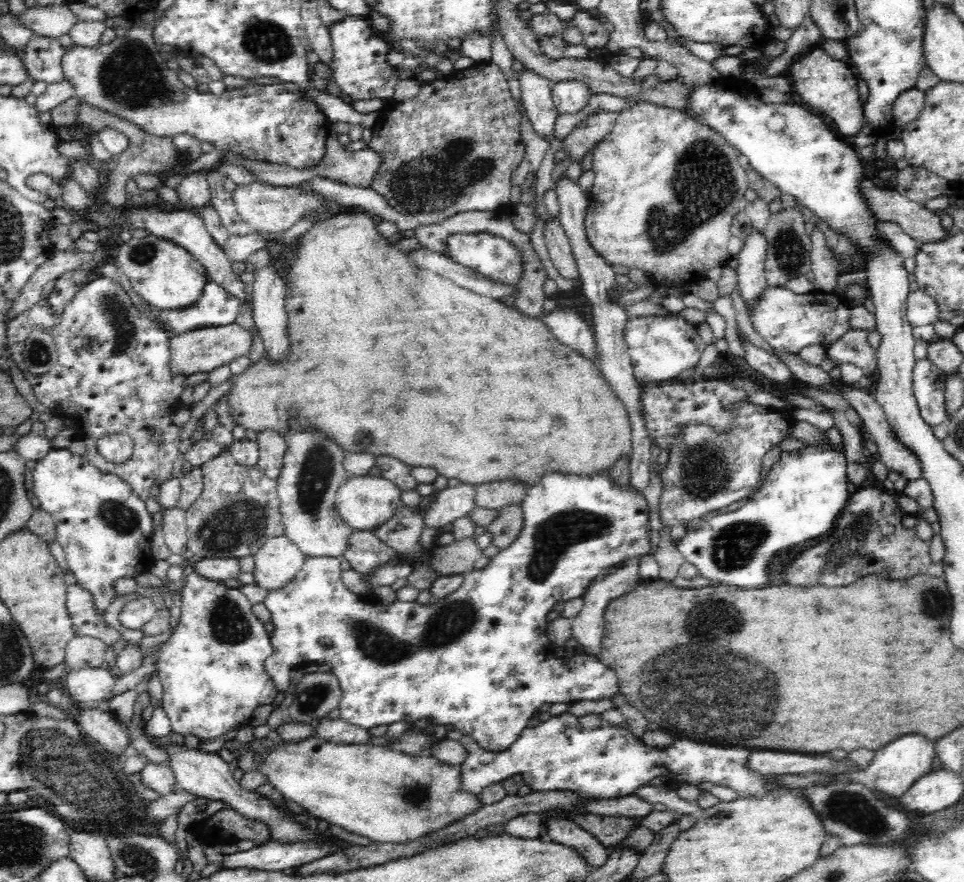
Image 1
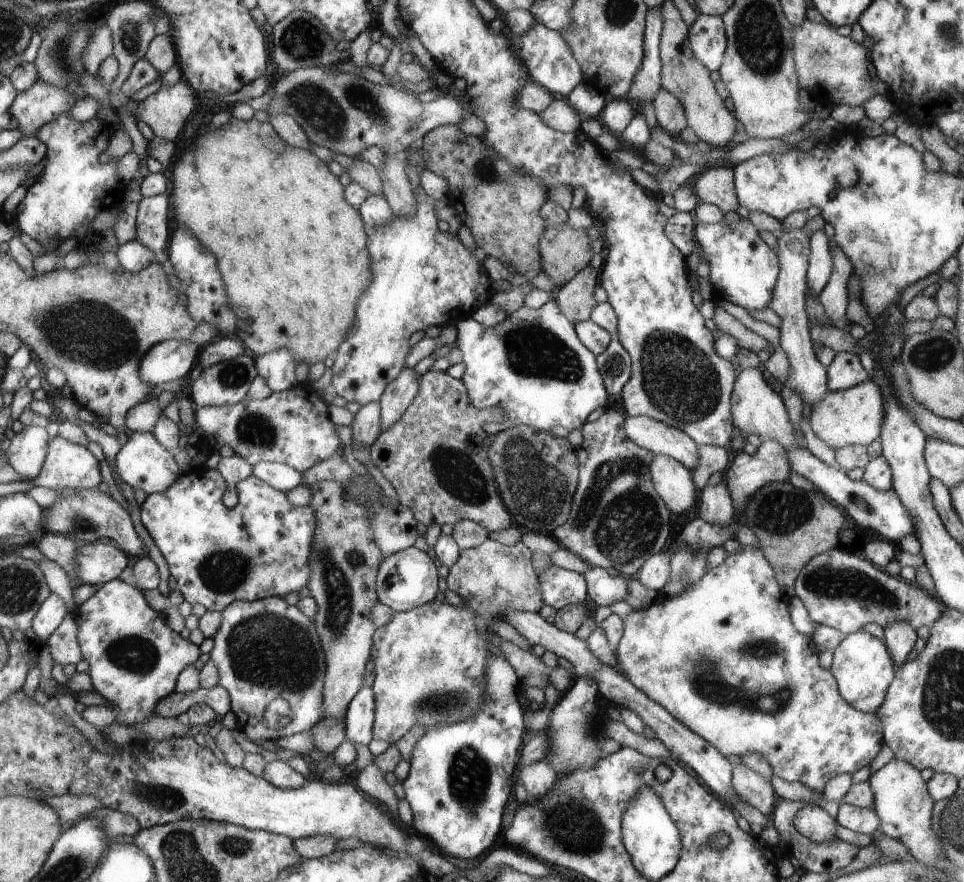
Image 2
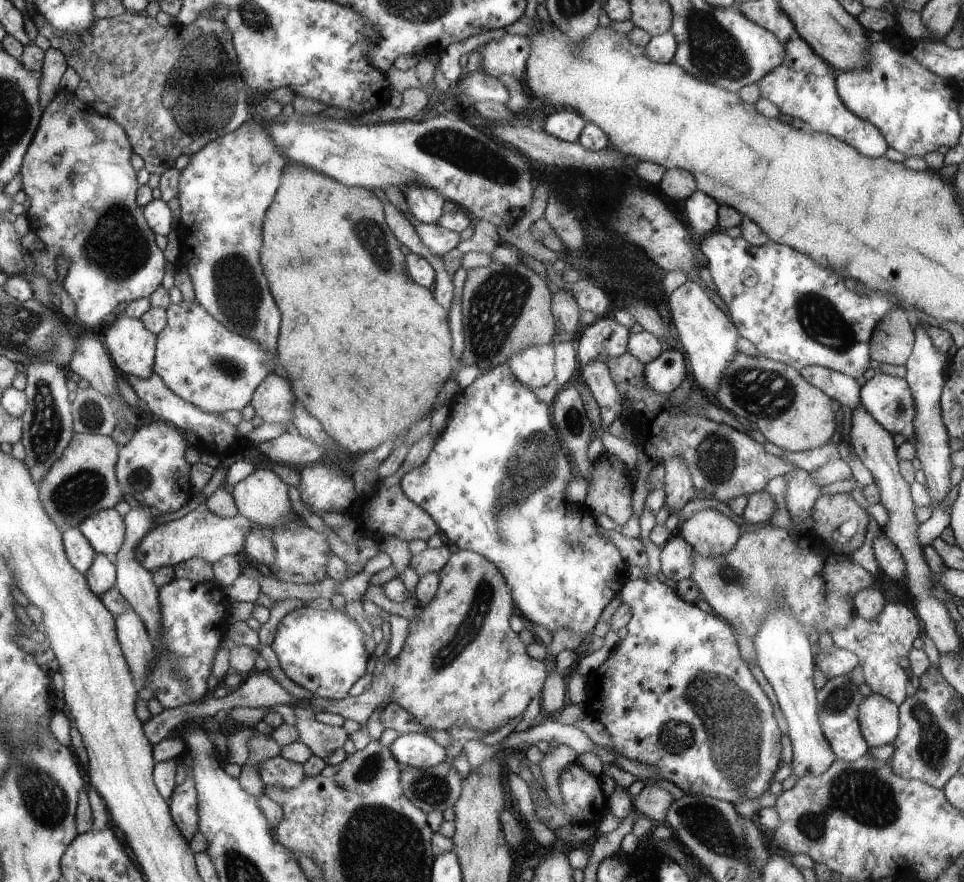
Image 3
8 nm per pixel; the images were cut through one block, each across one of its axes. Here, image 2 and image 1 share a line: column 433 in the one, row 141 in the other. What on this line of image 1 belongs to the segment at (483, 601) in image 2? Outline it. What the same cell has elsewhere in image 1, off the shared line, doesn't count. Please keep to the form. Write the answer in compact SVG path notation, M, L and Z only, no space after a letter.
M637 102L617 114L613 130L593 151L591 170L596 178L586 193L588 210L584 216L590 245L610 266L623 264L640 269L659 286L705 278L706 272L727 264L732 256L728 249L732 220L747 205L744 197L749 188L747 164L732 144L688 113Z

